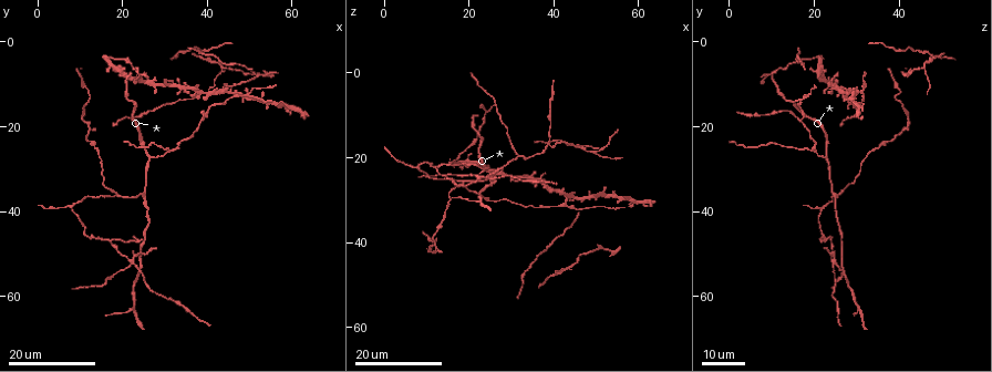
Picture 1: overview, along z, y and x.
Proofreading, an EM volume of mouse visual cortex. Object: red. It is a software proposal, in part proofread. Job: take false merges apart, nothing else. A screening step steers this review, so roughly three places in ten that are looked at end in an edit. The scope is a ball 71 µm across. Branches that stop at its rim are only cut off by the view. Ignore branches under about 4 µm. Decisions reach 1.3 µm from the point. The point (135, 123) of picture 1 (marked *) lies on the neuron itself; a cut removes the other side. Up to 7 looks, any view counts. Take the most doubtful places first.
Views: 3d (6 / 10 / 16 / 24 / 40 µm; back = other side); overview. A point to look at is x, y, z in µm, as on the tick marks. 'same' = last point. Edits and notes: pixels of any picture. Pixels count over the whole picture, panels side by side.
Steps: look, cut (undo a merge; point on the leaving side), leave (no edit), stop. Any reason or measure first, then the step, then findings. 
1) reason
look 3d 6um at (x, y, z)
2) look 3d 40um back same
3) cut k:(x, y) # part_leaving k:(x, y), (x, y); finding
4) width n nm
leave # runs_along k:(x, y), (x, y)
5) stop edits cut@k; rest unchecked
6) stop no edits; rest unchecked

three arms meet
look 3d 24um at (12.5, 46.5, 22.0)

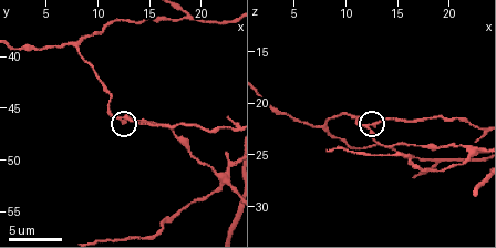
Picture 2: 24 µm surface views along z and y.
zoom in
look 3d 10um at (12.4, 45.8, 22.0)

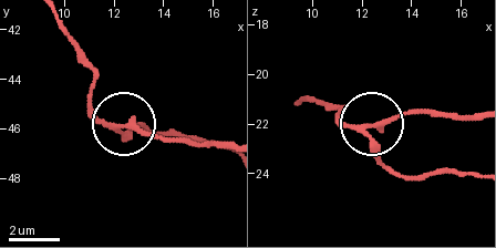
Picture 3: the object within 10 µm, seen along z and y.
cut 3:(392, 120) # part_leaving 3:(361, 124), (416, 111), (474, 117); a second neuron is stuck on

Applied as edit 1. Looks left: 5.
three-way junction
look 3d 10um at (7.6, 38.6, 22.2)

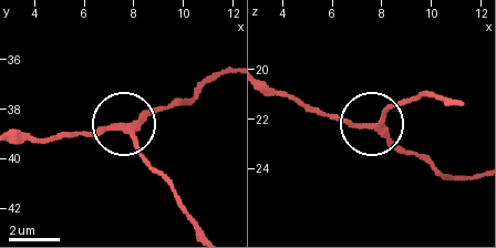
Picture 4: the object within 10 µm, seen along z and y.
width 230 nm
leave # runs_along 4:(224, 71), (135, 120), (61, 134); one neuron here

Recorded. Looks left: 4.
arms part here
look 3d 24um at (32.0, 25.5, 19.0)

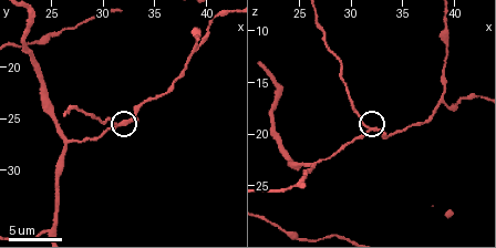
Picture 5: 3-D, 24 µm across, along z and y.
look 3d 6um at (31.6, 25.6, 19.6)

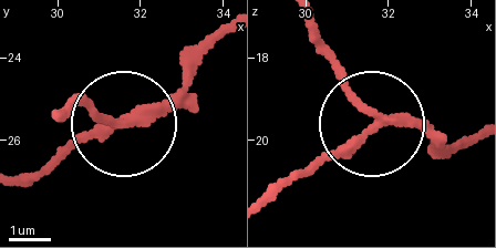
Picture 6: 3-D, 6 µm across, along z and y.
look 3d 6um back at (31.60, 25.50, 19.35)

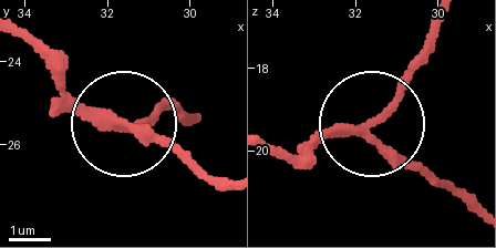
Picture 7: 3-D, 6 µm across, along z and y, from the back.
cut 7:(394, 110) # part_leaving 7:(342, 135), (392, 96), (434, 22); a second neuron is stuck on

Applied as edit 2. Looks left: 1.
stop edits cut@3, cut@7; rest unchecked

